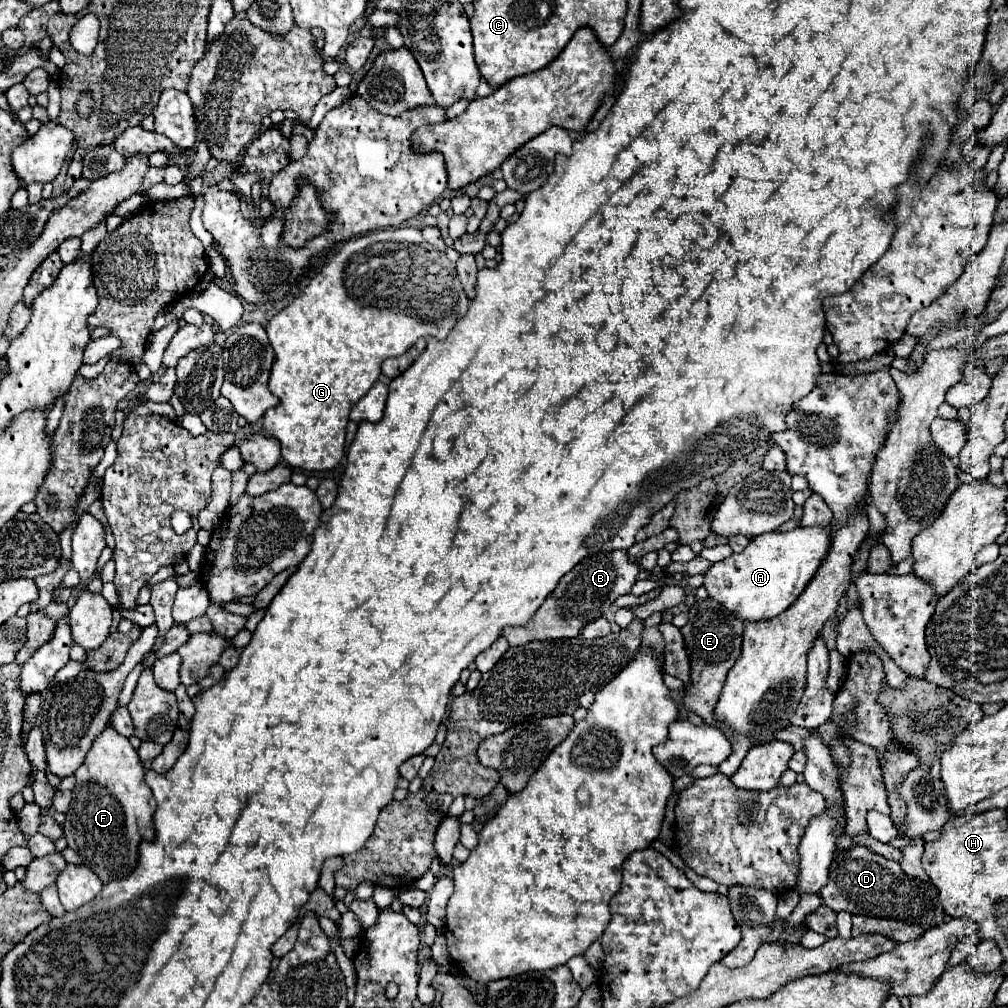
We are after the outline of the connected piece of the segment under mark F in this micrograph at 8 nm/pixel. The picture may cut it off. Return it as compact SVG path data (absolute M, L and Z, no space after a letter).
M107 725L95 739L83 765L75 771L77 785L73 787L71 807L65 813L63 835L69 847L81 857L81 863L91 865L101 881L131 873L137 863L139 841L153 839L151 817L155 813L155 799L143 781L143 773L145 769L137 751L113 725Z

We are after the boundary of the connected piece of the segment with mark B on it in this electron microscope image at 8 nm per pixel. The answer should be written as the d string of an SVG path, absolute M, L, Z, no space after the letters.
M611 551L611 553L595 553L585 557L581 563L573 567L567 575L561 577L559 585L547 595L545 603L537 609L531 621L523 627L505 627L503 637L509 641L511 647L523 645L527 641L545 641L545 639L563 639L563 637L577 637L585 623L601 617L613 605L619 595L627 595L637 579L639 565L631 563L625 551Z

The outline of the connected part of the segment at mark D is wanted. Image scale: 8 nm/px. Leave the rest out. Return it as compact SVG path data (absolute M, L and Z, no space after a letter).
M851 847L835 853L831 863L827 887L821 891L821 899L833 911L847 911L851 915L891 917L909 923L919 923L923 929L931 929L945 921L939 893L933 885L919 879L911 879L903 873L897 861L883 859L867 851L865 847Z

